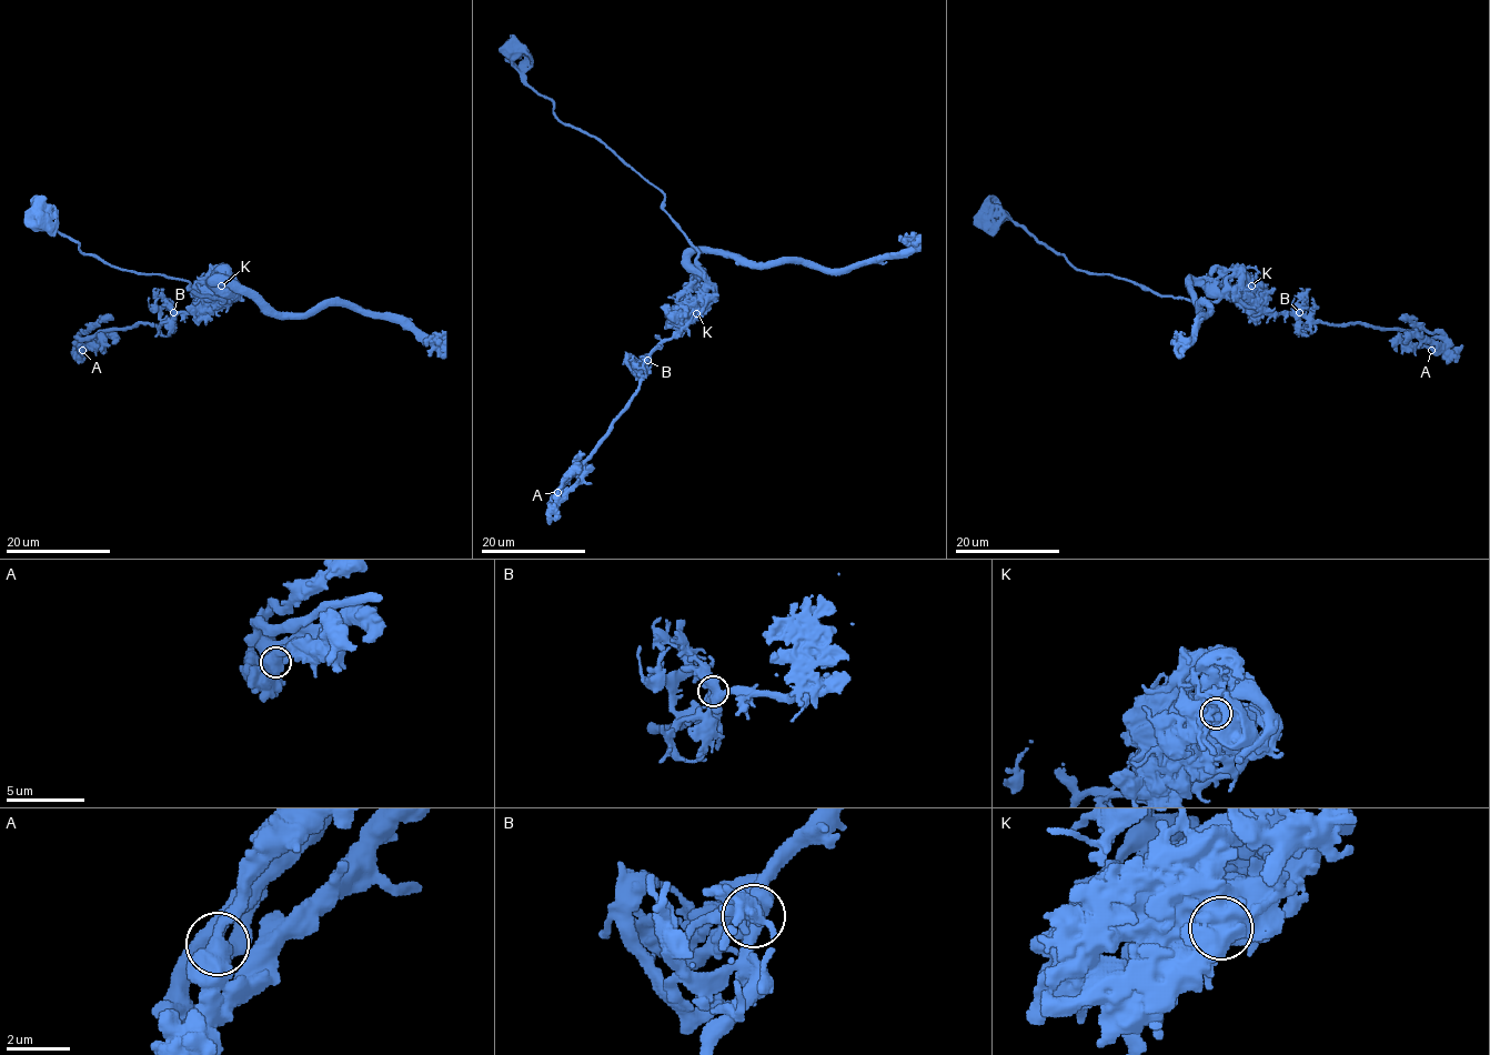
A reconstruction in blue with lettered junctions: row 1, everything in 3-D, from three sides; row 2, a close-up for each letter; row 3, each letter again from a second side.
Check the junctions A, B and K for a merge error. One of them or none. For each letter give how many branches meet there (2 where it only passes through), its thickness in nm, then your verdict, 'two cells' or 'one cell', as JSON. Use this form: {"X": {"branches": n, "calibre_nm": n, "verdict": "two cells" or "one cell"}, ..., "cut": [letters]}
{"A": {"branches": 2, "calibre_nm": 600, "verdict": "one cell"}, "B": {"branches": 3, "calibre_nm": 550, "verdict": "one cell"}, "K": {"branches": 2, "calibre_nm": 700, "verdict": "two cells"}, "cut": ["K"]}

